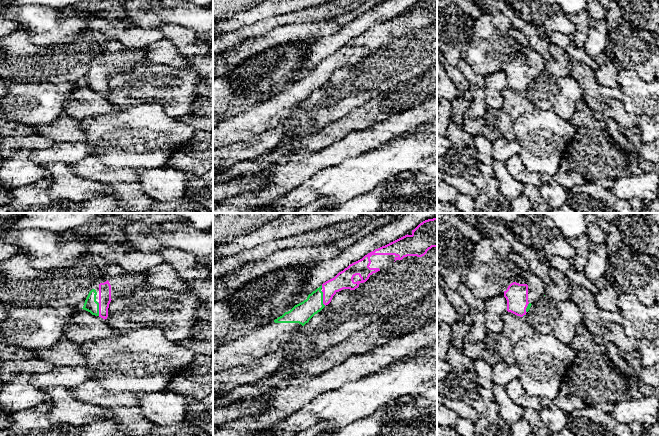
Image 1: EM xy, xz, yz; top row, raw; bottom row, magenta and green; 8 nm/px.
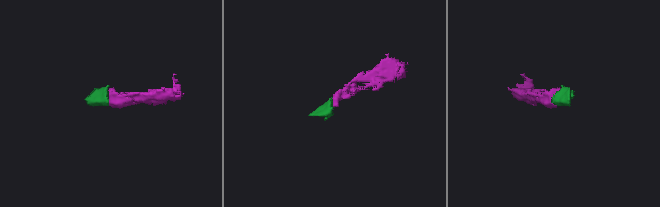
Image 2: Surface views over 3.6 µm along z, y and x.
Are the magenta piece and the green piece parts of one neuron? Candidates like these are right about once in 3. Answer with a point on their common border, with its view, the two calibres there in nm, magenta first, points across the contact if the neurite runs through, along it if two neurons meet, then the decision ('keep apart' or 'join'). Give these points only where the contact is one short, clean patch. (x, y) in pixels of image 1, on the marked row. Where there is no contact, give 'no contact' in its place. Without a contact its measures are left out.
xz (323, 298) | 140/160 nm | join

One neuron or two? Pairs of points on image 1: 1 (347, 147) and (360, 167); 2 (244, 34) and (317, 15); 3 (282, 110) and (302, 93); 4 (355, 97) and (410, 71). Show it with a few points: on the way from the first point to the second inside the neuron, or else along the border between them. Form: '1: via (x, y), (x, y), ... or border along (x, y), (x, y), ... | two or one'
1: border along (375, 147), (331, 165) | two
2: via (262, 27), (278, 20), (299, 16) | one
3: via (287, 105), (297, 95) | one
4: via (369, 83), (382, 71), (396, 71) | one

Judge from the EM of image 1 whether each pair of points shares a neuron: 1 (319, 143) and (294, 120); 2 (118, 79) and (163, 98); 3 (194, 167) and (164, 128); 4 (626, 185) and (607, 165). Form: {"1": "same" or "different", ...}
{"1": "different", "2": "same", "3": "different", "4": "different"}

